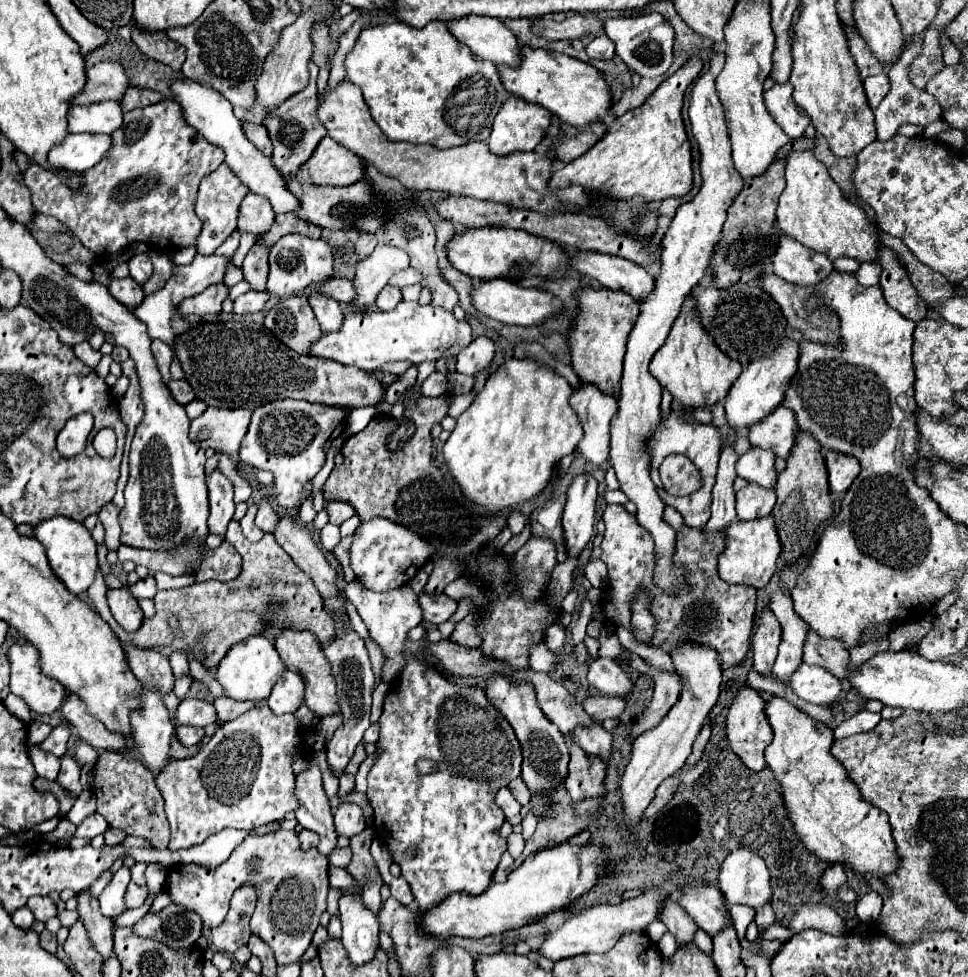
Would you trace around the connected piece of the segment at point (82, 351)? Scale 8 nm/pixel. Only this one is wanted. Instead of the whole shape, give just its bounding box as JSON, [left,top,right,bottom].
[74,342,102,368]

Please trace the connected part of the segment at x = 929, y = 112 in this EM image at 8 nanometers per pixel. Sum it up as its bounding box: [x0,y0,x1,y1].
[874,34,942,142]

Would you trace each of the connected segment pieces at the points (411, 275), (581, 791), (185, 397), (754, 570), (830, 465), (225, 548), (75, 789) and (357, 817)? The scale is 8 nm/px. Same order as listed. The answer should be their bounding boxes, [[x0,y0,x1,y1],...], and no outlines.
[[388,268,420,288],[564,744,606,802],[168,380,194,406],[718,516,780,588],[824,452,860,494],[196,540,240,580],[56,754,84,794],[334,802,366,836]]

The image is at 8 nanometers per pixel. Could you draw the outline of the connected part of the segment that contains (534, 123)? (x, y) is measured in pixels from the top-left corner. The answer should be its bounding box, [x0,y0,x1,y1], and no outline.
[488,96,552,156]

